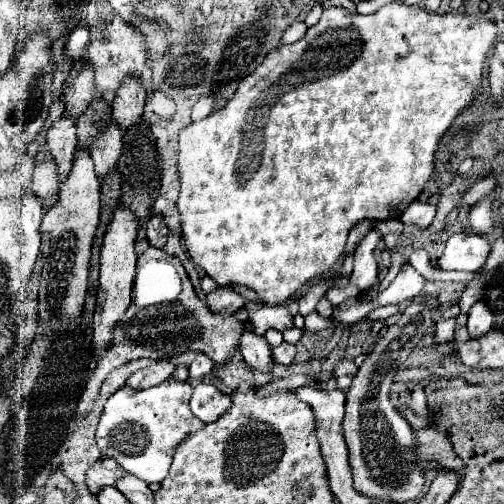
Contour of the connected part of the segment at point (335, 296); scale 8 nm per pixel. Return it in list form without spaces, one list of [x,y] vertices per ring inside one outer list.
[[[371,230],[361,244],[355,250],[355,266],[349,276],[349,282],[345,286],[333,286],[327,290],[327,300],[333,306],[339,306],[347,298],[357,298],[367,292],[377,282],[377,266],[375,266],[375,254],[373,250],[379,244],[379,236]]]

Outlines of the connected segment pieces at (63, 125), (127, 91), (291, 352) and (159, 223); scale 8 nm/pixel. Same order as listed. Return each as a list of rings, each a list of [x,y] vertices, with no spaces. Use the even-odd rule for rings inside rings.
[[[61,116],[51,130],[47,132],[47,150],[53,156],[57,164],[57,178],[59,184],[67,180],[67,174],[71,170],[75,150],[77,150],[77,138],[75,138],[75,122],[71,118]]]
[[[139,78],[125,80],[123,88],[119,88],[115,100],[113,100],[113,118],[117,126],[125,132],[139,124],[139,118],[143,114],[145,106],[145,90]]]
[[[279,344],[277,348],[273,348],[273,360],[277,364],[285,364],[285,366],[291,366],[293,364],[293,358],[295,358],[295,346],[293,344]]]
[[[151,216],[147,222],[147,240],[155,248],[163,248],[167,242],[167,226],[163,222],[163,216]]]

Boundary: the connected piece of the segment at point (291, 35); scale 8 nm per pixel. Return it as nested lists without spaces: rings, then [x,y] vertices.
[[[293,22],[293,24],[285,30],[285,34],[281,36],[281,44],[293,44],[293,42],[301,40],[301,38],[305,36],[305,32],[307,32],[305,22]]]

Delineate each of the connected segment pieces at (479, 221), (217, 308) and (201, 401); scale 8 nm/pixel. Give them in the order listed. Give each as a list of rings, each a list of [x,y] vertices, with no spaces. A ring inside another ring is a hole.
[[[493,194],[487,196],[485,200],[481,200],[479,204],[475,204],[469,212],[469,224],[473,226],[473,230],[477,234],[491,234],[493,232],[495,218],[491,212],[491,202],[493,202]]]
[[[217,288],[211,294],[207,294],[207,306],[211,312],[221,314],[221,316],[229,316],[233,312],[237,312],[239,308],[243,308],[243,298],[231,290],[231,288]],[[229,310],[229,312],[223,312]]]
[[[199,384],[191,398],[191,410],[193,414],[209,424],[215,422],[219,416],[223,416],[231,406],[231,398],[221,394],[213,384]]]

